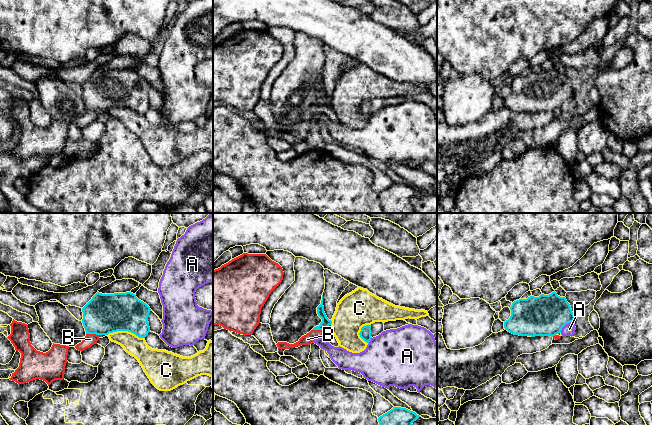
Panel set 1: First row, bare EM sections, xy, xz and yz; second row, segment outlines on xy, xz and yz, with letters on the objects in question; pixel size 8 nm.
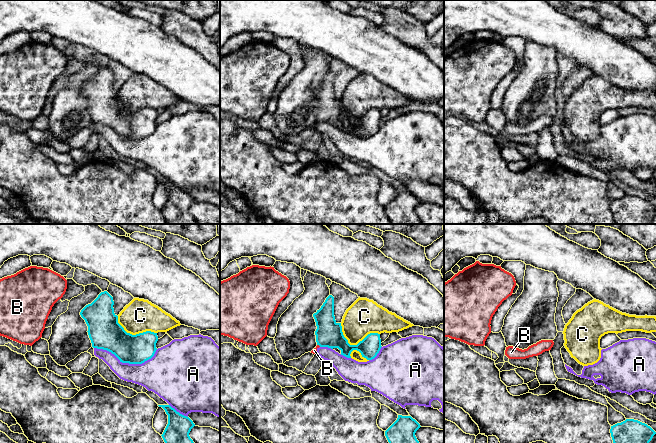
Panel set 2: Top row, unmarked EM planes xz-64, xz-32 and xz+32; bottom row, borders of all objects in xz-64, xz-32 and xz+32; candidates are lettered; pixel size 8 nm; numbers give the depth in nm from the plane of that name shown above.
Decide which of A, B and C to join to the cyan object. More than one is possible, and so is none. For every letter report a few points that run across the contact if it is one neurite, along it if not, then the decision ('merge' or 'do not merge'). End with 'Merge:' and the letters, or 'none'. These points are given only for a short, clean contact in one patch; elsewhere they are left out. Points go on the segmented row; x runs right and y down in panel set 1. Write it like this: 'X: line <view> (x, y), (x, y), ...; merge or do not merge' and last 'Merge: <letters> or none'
A: do not merge
B: line xy (86, 333), (98, 335); do not merge
C: do not merge
Merge: none

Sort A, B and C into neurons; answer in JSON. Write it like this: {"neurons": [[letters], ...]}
{"neurons": [["A"], ["B"], ["C"]]}

